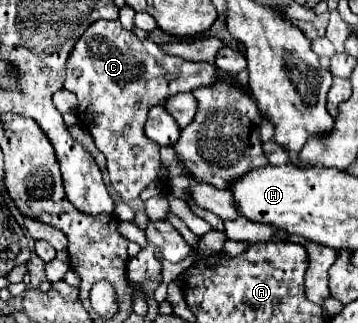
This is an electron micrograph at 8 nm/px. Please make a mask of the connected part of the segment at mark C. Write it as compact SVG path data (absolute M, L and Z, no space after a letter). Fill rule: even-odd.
M95 21L75 43L67 59L65 89L79 101L79 121L107 157L111 185L123 201L137 199L139 193L159 177L159 147L145 137L143 125L153 105L161 105L173 93L193 91L213 83L215 65L197 65L181 57L165 55L151 39L139 39L125 31L119 21Z

